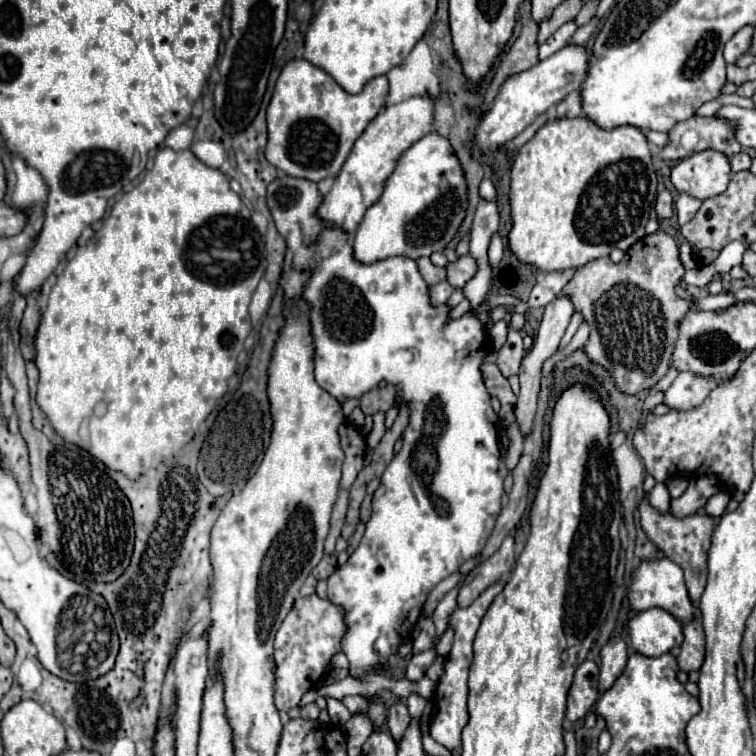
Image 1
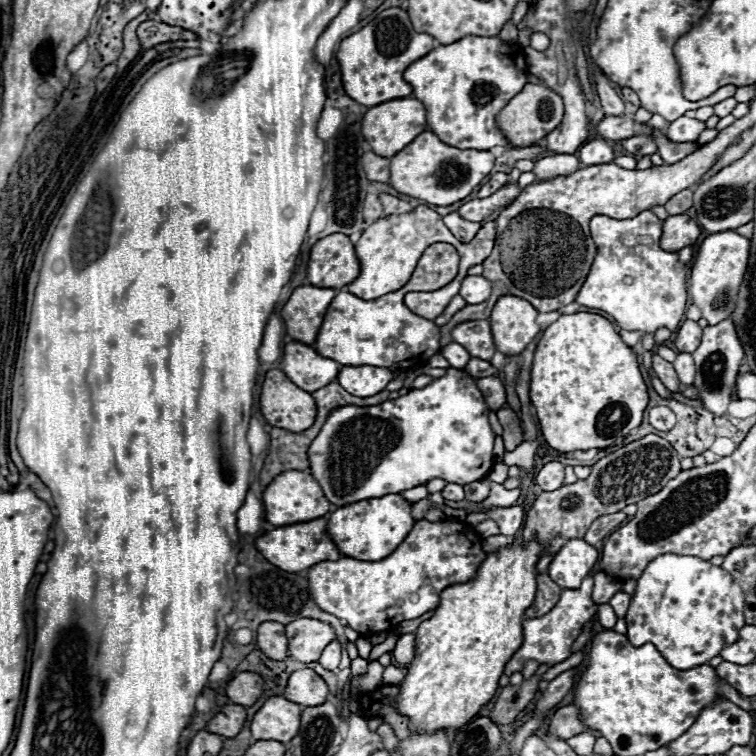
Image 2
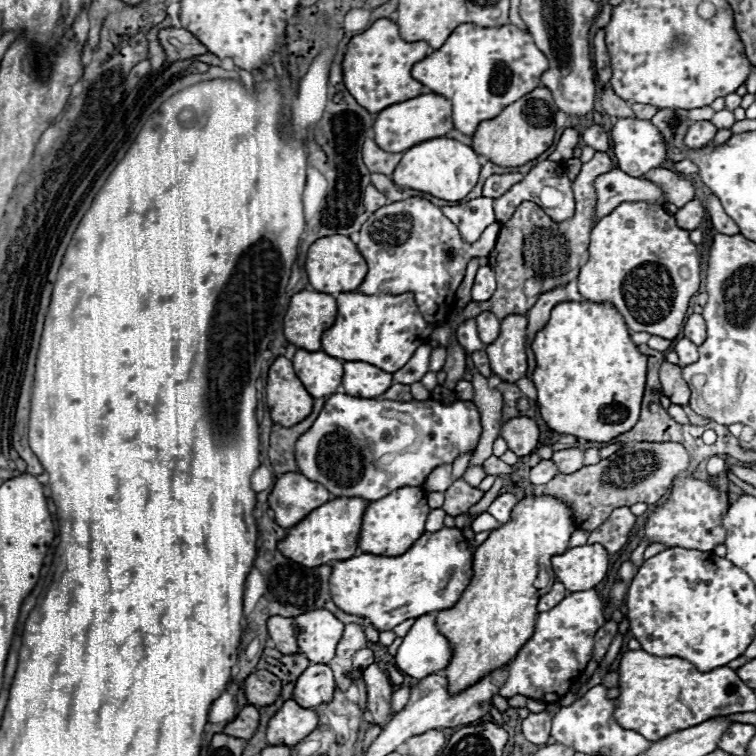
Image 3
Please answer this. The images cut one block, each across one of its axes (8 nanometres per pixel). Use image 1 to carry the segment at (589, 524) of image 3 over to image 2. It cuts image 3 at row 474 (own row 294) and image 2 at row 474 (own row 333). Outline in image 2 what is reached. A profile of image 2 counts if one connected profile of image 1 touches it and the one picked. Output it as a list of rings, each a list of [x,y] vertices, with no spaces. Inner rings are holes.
[[[648,434],[640,440],[634,440],[620,450],[608,454],[606,458],[598,460],[592,466],[592,474],[586,480],[578,480],[574,484],[566,484],[554,492],[542,492],[528,510],[524,520],[524,540],[536,540],[542,544],[544,554],[558,552],[568,540],[584,538],[590,524],[600,518],[602,514],[620,512],[628,504],[636,504],[650,494],[656,494],[666,486],[670,478],[676,478],[680,468],[682,456],[656,434]]]

